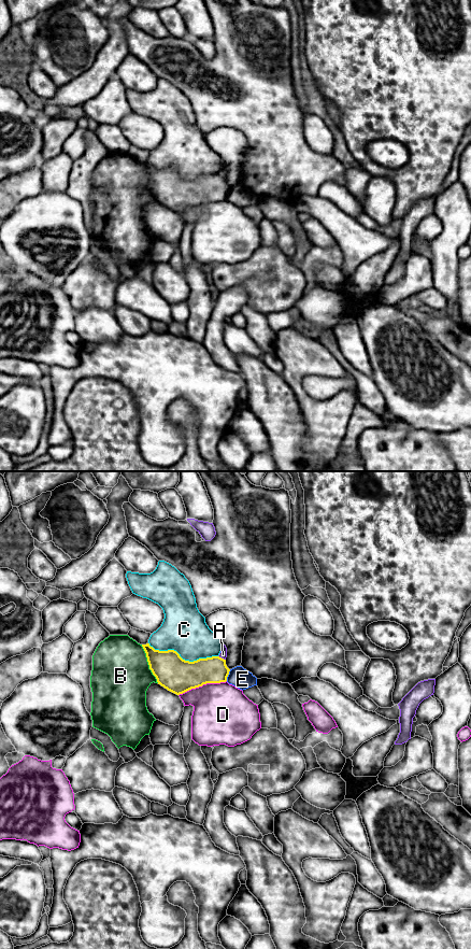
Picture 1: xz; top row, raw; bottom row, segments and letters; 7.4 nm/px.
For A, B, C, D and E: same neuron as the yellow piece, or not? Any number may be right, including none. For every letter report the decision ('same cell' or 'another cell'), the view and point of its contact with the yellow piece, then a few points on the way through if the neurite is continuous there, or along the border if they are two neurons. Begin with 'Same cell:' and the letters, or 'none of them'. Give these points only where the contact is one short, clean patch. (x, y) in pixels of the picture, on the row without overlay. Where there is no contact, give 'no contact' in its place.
Same cell: none of them
A: another cell; contact xz (220, 175); border xz (218, 173), (225, 178)
B: another cell; contact xz (148, 182)
C: another cell; contact xz (182, 176)
D: another cell; contact xz (202, 202)
E: another cell; contact xz (228, 192); border xz (230, 187), (226, 198)

